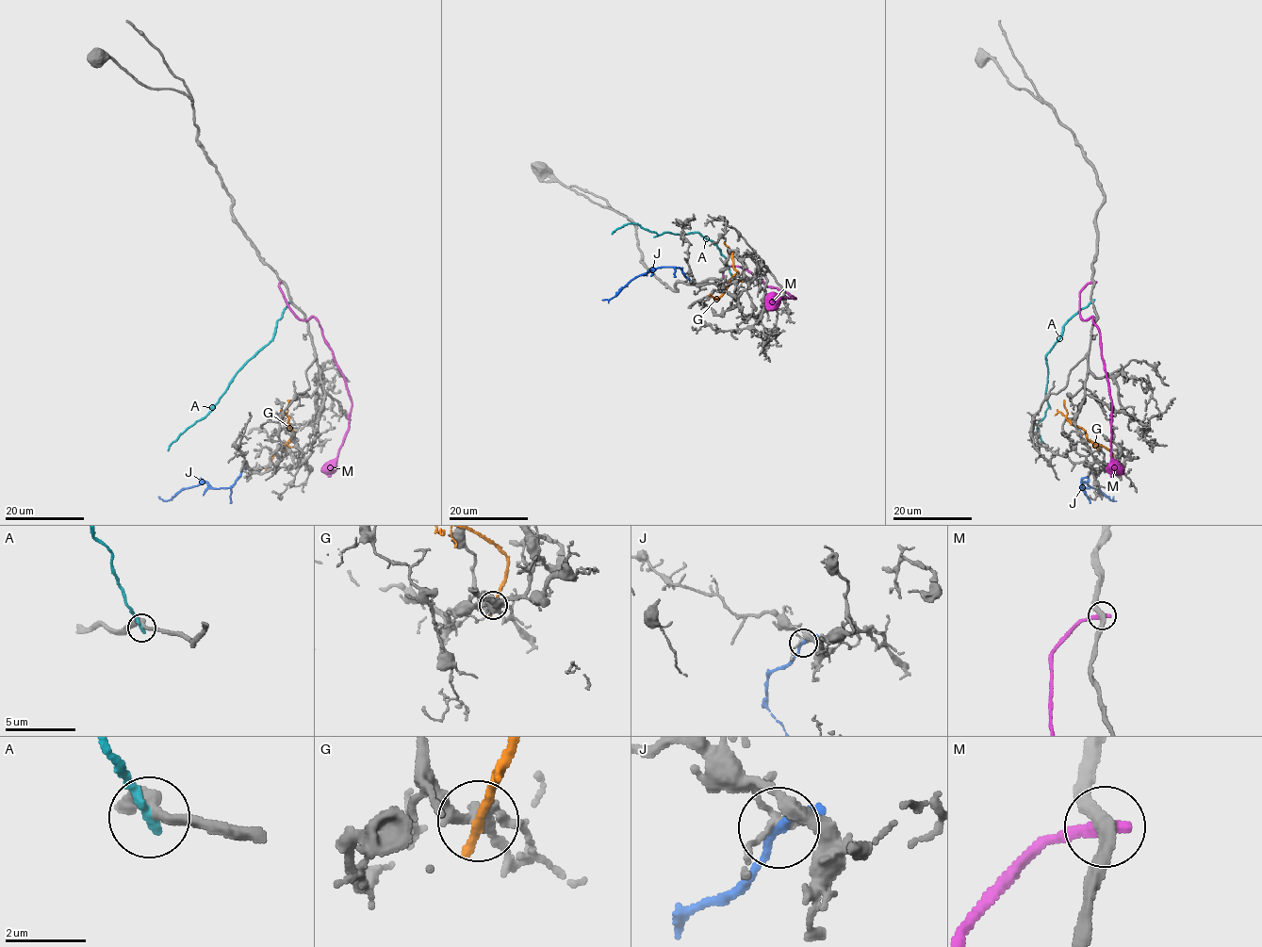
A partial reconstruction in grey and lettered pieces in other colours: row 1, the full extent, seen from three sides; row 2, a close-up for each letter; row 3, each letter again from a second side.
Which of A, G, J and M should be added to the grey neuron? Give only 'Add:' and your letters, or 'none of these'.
Add: none of these

